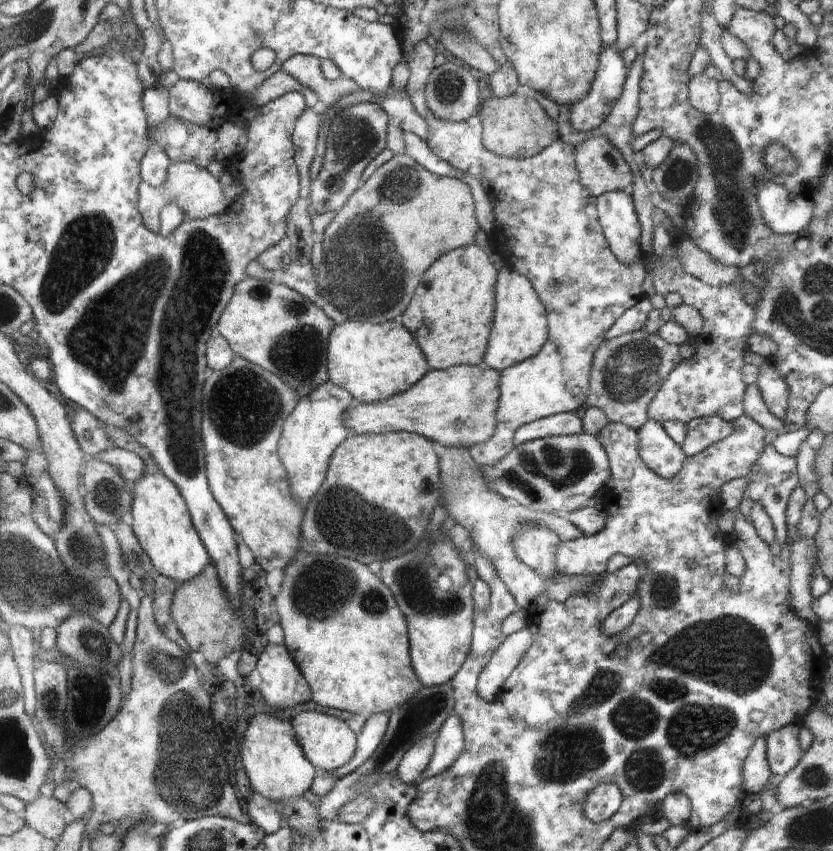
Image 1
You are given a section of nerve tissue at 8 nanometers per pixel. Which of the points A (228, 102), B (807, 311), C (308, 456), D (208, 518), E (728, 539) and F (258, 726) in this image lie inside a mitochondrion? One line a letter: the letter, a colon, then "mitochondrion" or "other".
A: other
B: mitochondrion
C: other
D: mitochondrion
E: other
F: other

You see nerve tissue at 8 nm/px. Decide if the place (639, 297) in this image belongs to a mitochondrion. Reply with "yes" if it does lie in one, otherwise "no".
no

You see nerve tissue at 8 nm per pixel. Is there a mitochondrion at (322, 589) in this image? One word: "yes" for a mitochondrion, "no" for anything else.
yes

